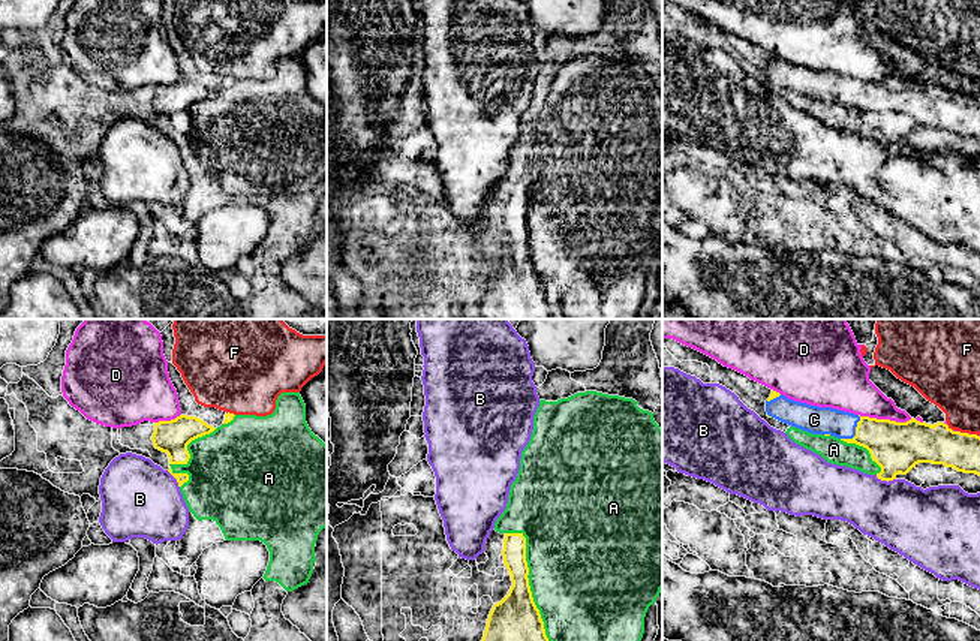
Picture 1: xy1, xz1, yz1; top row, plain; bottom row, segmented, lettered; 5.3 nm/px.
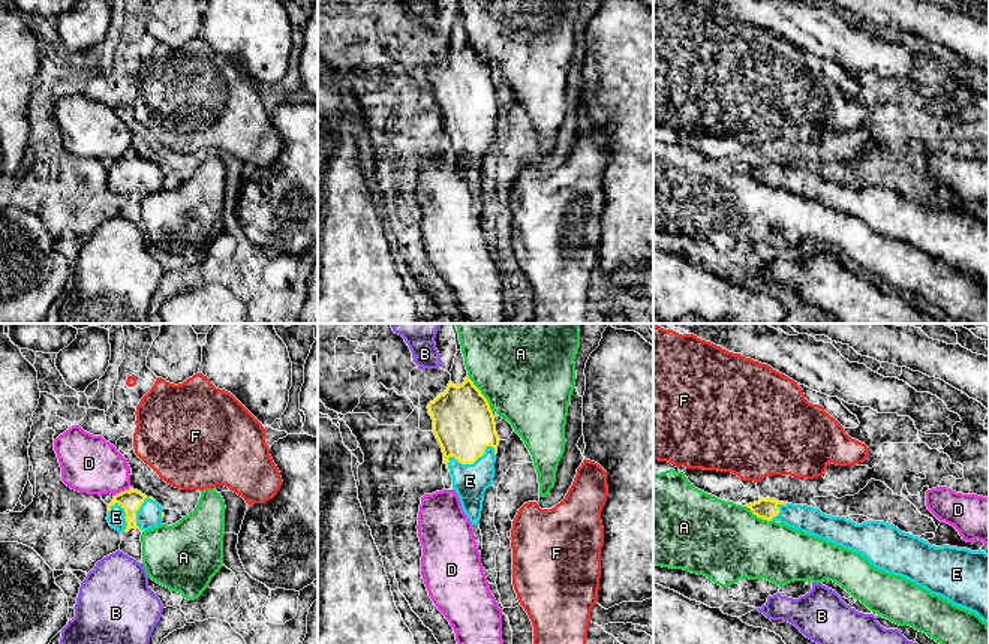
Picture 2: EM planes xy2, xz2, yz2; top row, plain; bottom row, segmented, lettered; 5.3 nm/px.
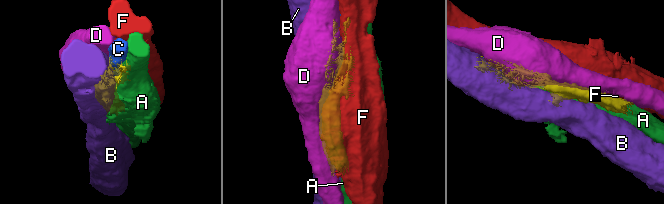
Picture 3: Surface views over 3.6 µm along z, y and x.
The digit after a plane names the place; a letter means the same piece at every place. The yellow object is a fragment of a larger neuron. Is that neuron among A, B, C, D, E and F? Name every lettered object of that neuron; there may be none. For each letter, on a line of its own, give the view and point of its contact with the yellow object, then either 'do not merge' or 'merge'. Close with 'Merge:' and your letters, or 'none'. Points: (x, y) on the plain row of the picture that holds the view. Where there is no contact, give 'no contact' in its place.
A: xz1 (528, 246) | do not merge
B: yz1 (886, 144) | do not merge
C: yz1 (856, 96) | merge
D: yz1 (886, 84) | do not merge
E: xz2 (468, 128) | merge
F: yz1 (962, 98) | do not merge
Merge: C, E

